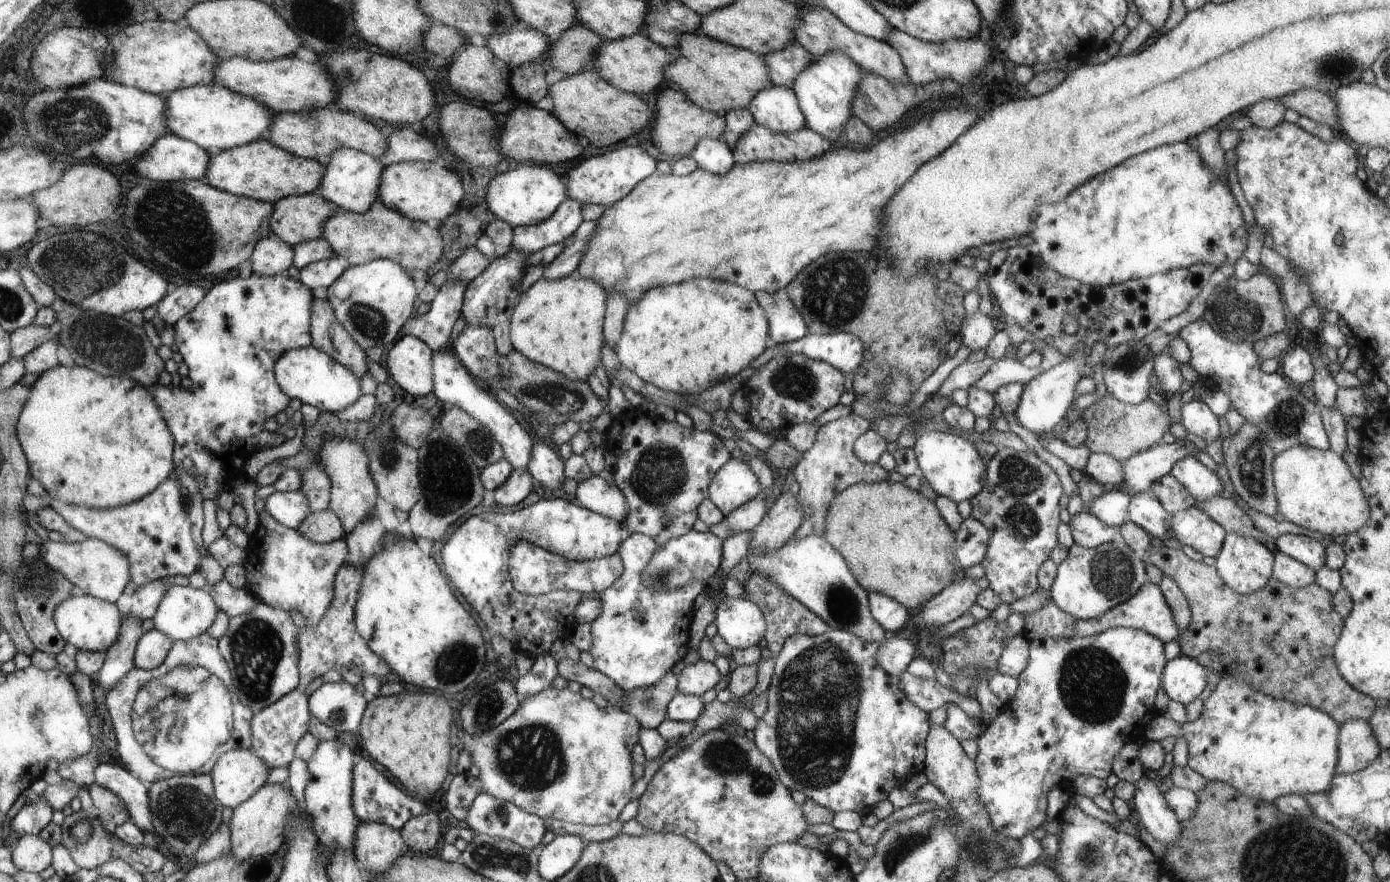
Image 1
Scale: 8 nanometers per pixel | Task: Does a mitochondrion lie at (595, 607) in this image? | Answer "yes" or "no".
no

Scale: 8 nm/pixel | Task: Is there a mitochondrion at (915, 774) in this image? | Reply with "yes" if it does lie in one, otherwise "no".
no

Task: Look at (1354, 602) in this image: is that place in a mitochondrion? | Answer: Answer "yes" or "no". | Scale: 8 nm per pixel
no

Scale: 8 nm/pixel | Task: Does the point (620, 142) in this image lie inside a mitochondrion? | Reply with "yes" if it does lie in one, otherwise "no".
no

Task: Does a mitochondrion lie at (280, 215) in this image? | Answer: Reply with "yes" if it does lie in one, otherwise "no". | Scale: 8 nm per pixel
no

